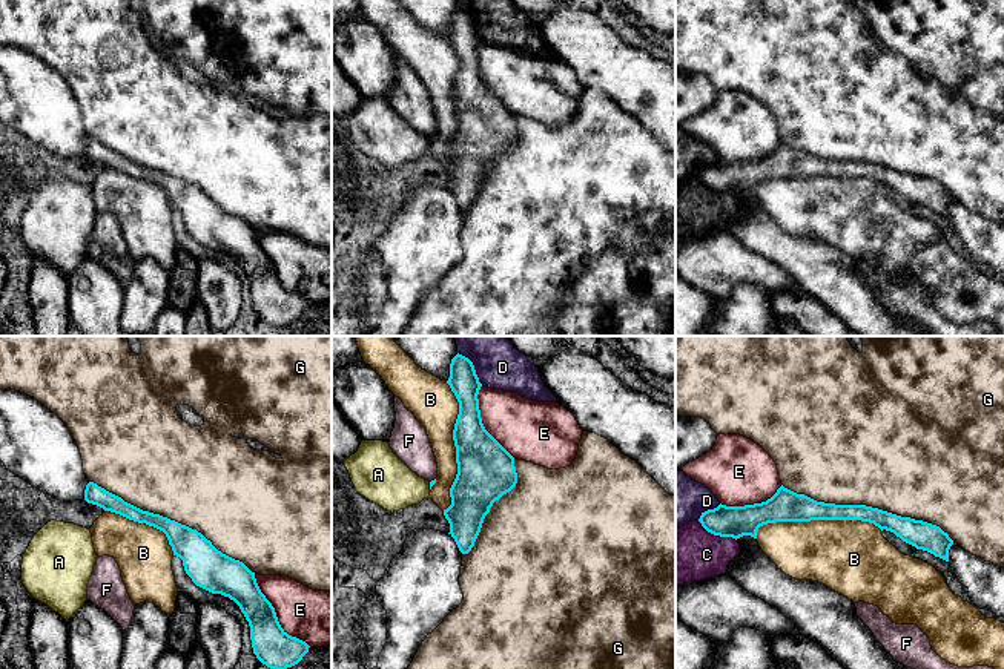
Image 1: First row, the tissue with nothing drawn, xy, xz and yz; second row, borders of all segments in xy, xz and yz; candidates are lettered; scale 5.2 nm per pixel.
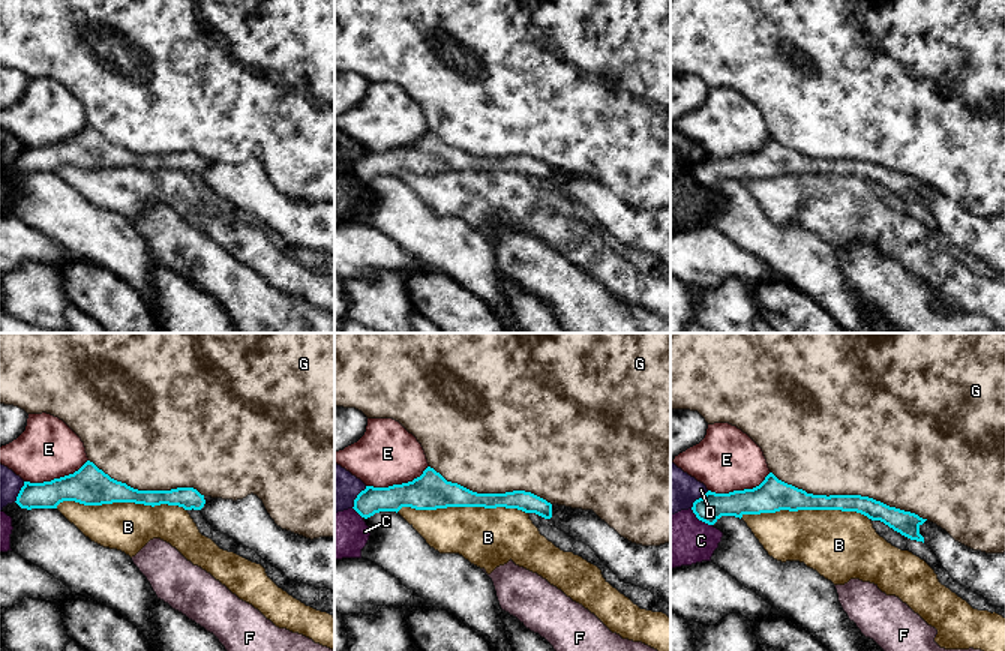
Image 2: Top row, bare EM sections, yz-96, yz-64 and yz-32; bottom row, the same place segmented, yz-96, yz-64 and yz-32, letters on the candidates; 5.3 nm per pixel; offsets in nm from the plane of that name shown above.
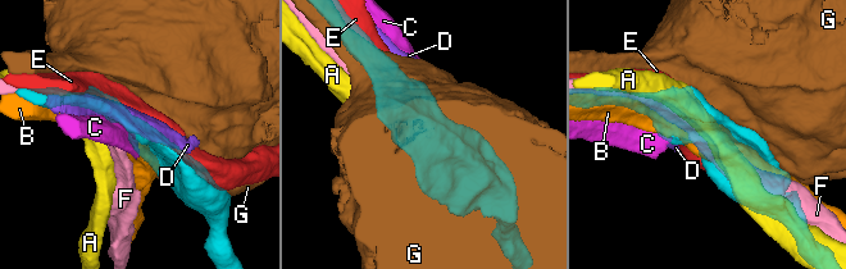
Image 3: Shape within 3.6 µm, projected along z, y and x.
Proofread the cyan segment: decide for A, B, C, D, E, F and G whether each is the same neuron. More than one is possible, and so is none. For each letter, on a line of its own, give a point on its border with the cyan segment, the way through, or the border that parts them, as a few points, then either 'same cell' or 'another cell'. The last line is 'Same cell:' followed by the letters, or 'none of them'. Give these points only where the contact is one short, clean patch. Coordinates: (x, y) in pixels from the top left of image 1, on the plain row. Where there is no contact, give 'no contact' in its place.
A: meets cyan in xz at (430, 141); another cell
B: meets cyan in yz at (815, 175); another cell
C: meets cyan in yz at (717, 191); another cell
D: meets cyan in xz at (473, 23); another cell
E: meets cyan in xy at (275, 272); another cell
F: meets cyan in xz at (432, 137); another cell
G: meets cyan in yz at (868, 163); another cell
Same cell: none of them

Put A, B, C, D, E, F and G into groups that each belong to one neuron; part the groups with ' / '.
A / B / C / D / E / F / G

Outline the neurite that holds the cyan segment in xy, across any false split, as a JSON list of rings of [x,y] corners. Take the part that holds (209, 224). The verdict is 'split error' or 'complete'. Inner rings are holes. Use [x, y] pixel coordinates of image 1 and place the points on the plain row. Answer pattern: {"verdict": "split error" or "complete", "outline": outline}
{"verdict": "complete", "outline": [[[94,138],[84,146],[84,157],[104,167],[163,187],[173,212],[183,216],[192,238],[233,256],[250,282],[250,296],[256,315],[270,325],[286,327],[298,321],[309,308],[309,301],[289,292],[279,281],[275,264],[261,249],[255,229],[243,218],[218,207],[201,189],[175,176],[143,167]]]}

